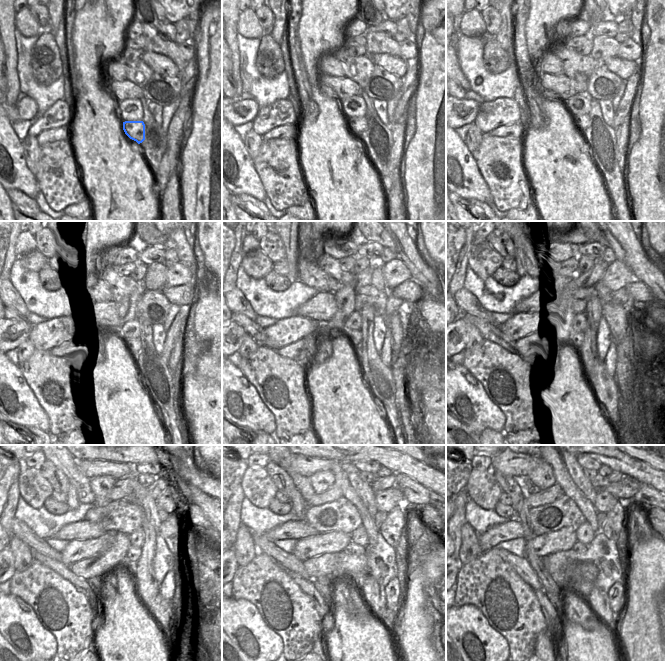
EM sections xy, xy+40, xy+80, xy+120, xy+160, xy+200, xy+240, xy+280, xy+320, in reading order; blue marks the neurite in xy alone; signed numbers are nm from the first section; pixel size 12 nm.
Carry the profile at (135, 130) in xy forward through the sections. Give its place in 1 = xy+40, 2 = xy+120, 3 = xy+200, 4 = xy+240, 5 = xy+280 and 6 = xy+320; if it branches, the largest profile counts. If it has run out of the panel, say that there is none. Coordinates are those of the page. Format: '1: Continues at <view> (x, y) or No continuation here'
1: Continues at xy+40 (358, 125)
2: Continues at xy+120 (134, 345)
3: Continues at xy+200 (576, 339)
4: Continues at xy+240 (133, 555)
5: Continues at xy+280 (353, 548)
6: Continues at xy+320 (579, 547).

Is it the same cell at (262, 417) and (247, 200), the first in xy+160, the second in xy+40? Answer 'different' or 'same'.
different

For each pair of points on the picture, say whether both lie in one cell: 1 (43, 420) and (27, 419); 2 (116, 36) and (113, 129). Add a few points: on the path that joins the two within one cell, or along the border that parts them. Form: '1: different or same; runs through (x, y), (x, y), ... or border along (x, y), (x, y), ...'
1: same; runs through (39, 419), (31, 419)
2: same; runs through (90, 49), (90, 95), (92, 102)

